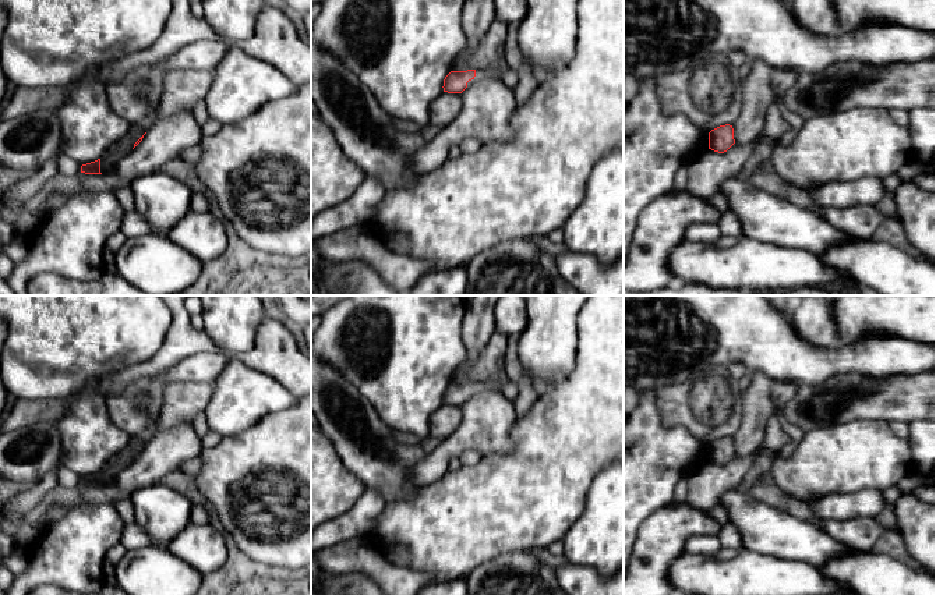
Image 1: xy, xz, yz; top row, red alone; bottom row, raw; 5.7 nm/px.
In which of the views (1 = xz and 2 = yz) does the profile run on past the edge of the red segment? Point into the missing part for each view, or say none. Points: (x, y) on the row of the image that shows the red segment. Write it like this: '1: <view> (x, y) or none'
1: xz (494, 73)
2: none

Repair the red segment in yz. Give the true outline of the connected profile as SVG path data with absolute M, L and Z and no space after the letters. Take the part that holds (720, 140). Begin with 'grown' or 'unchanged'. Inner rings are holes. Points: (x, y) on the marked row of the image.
unchanged; M730 124L720 125L709 132L709 149L724 153L735 144L734 128Z

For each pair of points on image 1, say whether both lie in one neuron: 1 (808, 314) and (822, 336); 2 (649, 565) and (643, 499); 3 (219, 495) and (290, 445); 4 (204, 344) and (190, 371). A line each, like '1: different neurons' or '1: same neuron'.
1: same neuron
2: different neurons
3: same neuron
4: different neurons

